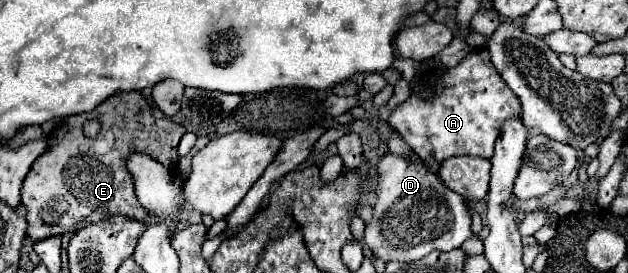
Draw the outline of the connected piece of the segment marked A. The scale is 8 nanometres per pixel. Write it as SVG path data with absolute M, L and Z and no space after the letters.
M477 48L477 50L469 52L457 66L439 68L433 74L429 74L427 78L419 80L417 88L409 96L409 100L399 104L397 108L393 108L387 122L413 148L413 152L417 156L421 156L421 160L435 158L437 162L443 162L451 156L491 158L495 138L501 132L503 124L511 118L521 118L521 100L507 88L505 80L493 68L487 48Z

